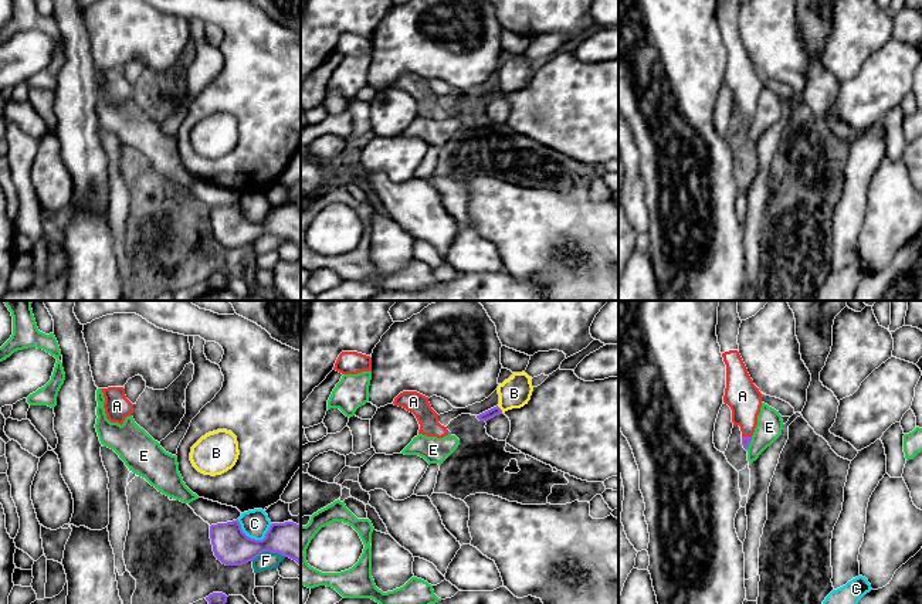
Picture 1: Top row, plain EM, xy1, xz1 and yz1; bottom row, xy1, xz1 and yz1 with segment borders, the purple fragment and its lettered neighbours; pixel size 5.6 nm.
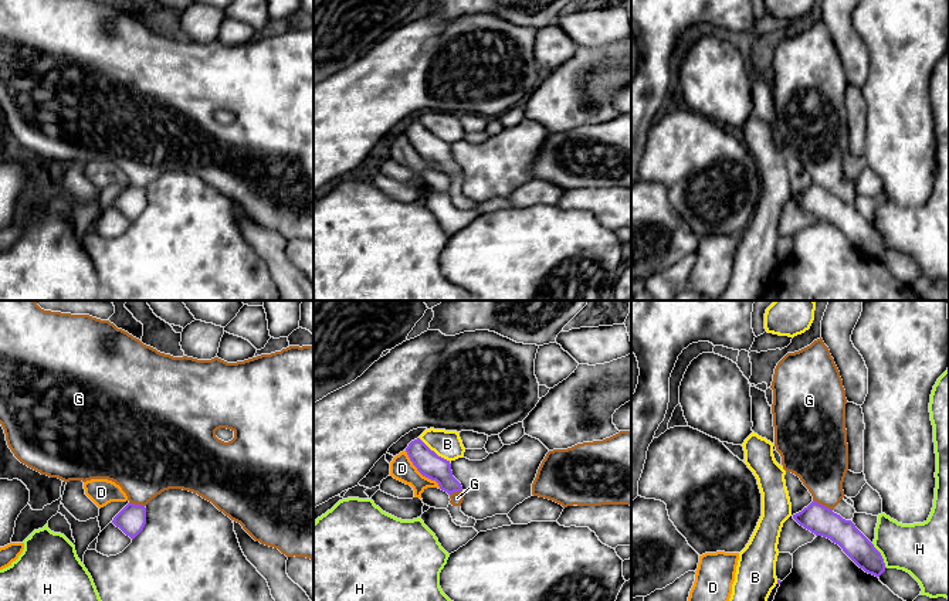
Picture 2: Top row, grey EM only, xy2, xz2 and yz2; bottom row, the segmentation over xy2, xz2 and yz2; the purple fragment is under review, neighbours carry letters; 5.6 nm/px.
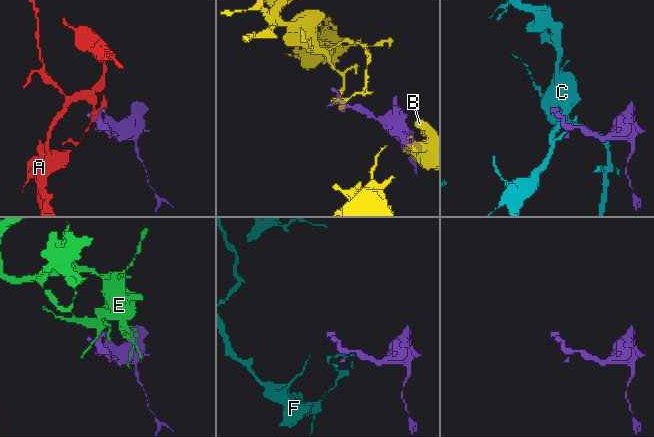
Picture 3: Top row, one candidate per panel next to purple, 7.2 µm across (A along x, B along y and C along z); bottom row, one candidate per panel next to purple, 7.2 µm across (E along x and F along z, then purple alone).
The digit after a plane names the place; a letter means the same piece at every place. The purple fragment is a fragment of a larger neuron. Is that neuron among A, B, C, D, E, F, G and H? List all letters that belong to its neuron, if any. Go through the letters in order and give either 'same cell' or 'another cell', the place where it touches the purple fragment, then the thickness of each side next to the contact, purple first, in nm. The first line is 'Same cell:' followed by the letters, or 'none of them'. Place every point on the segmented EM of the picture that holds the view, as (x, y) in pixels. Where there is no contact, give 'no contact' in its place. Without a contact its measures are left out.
Same cell: A
A: same cell | yz1 (746, 437) | 50/190 nm
B: another cell | xz2 (433, 451) | 150/160 nm
C: another cell | xy1 (254, 539) | 220/160 nm
D: another cell | xz2 (420, 472) | 150/140 nm
E: another cell | yz1 (749, 443) | 50/150 nm
F: another cell | xy1 (268, 550) | 220/100 nm
G: another cell | yz2 (822, 505) | 160/300 nm
H: another cell | yz2 (881, 556) | 150/320 nm

